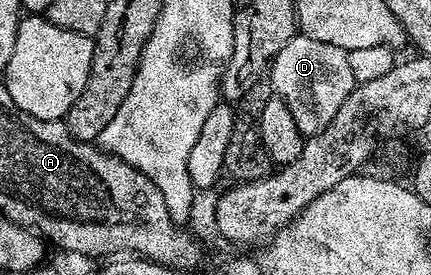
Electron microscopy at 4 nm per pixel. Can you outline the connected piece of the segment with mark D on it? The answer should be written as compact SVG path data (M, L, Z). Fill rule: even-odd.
M300 34L289 40L285 49L271 60L269 82L274 94L289 105L289 111L297 121L297 129L304 137L324 131L333 117L337 117L337 109L345 105L345 97L349 97L357 85L353 69L349 69L347 52L337 45L325 45L325 41L313 41Z

